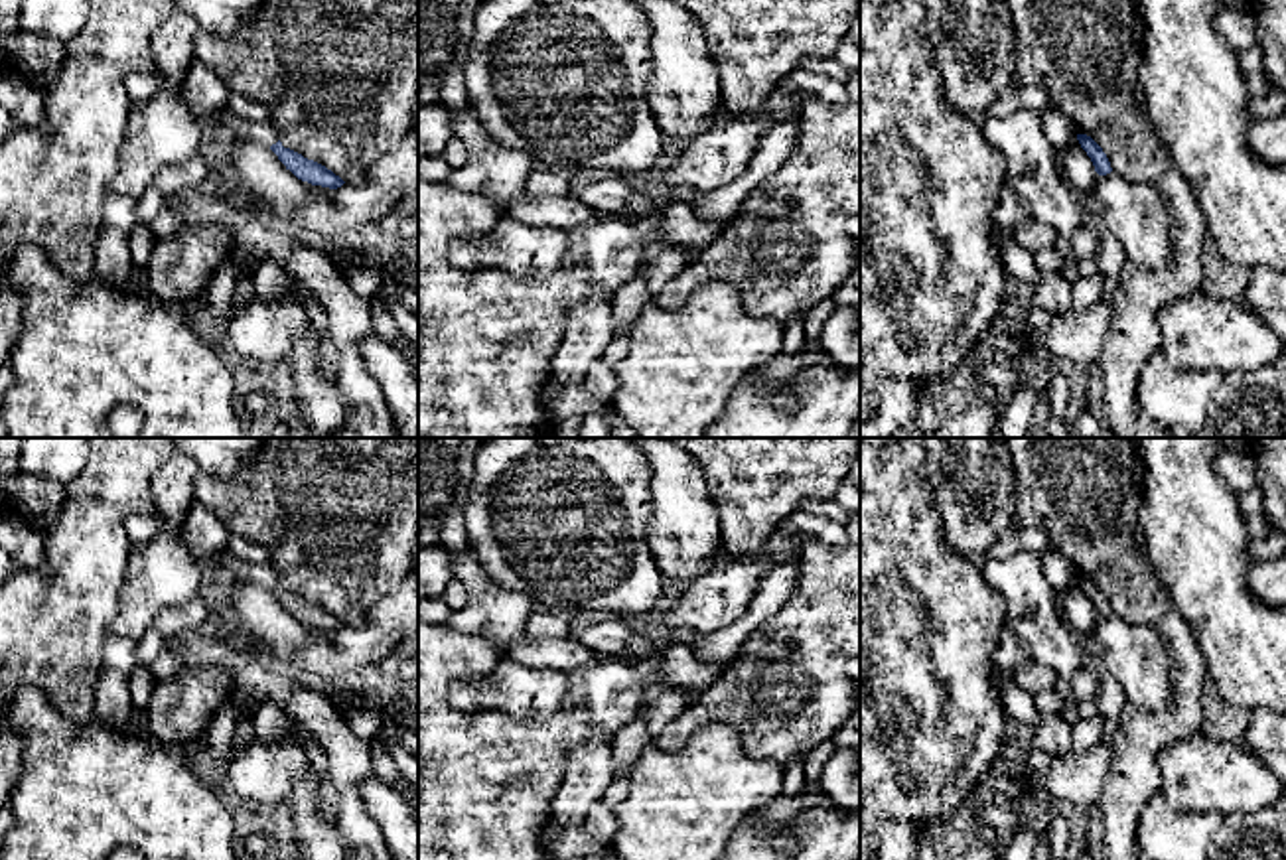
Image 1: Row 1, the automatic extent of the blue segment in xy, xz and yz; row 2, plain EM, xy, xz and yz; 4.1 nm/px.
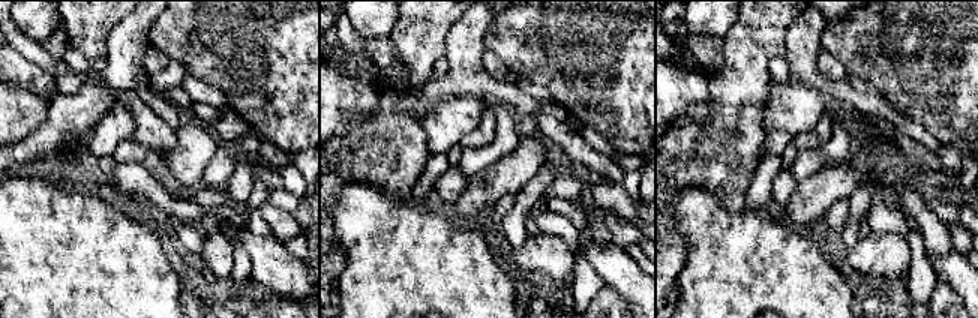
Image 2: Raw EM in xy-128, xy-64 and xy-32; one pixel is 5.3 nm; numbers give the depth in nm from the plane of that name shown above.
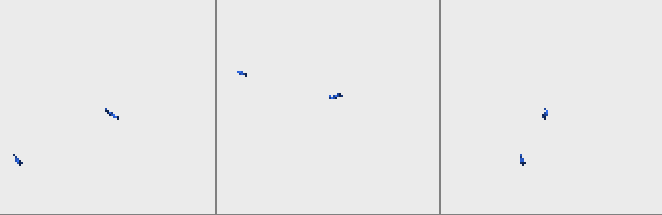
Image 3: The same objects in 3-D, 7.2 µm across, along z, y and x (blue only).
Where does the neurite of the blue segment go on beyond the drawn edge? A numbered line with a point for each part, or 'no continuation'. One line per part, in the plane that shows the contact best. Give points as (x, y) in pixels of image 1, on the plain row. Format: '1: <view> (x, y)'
1: xy (263, 574)

